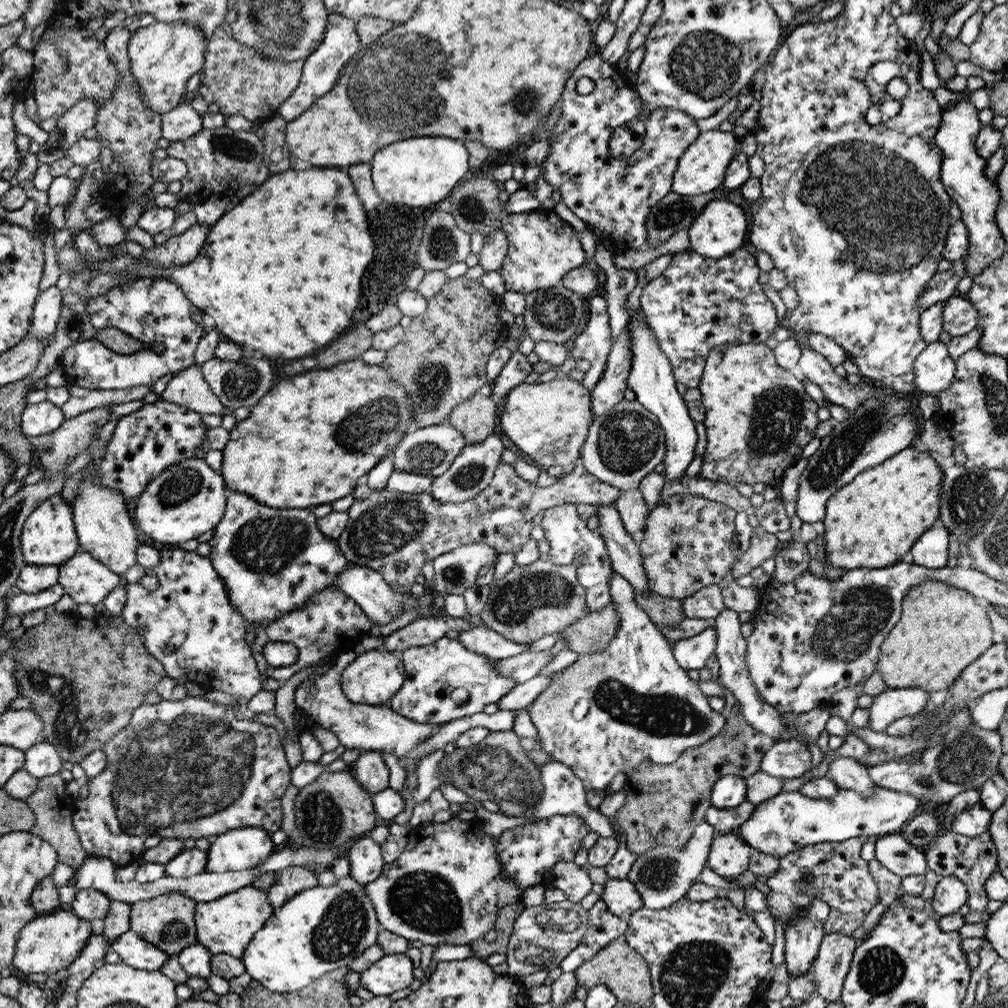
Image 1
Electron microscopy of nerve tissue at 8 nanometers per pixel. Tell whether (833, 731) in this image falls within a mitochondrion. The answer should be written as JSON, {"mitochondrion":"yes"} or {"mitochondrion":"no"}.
{"mitochondrion":"no"}

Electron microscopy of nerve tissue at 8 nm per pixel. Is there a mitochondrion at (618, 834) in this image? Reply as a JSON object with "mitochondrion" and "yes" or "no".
{"mitochondrion":"no"}

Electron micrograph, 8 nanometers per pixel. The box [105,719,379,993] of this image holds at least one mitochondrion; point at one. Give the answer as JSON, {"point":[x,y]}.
{"point":[339,931]}

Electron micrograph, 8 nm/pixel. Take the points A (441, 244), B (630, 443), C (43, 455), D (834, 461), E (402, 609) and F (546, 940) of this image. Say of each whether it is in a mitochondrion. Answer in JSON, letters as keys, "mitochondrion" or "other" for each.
{"A":"mitochondrion","B":"mitochondrion","C":"other","D":"mitochondrion","E":"other","F":"mitochondrion"}

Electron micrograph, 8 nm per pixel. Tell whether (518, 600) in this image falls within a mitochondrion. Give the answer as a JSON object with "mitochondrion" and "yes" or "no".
{"mitochondrion":"yes"}

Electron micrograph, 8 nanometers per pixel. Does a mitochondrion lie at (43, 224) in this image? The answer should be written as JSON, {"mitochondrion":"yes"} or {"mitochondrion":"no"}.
{"mitochondrion":"no"}

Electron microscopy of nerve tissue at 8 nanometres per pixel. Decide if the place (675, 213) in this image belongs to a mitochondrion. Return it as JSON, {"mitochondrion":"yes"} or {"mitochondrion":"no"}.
{"mitochondrion":"yes"}

